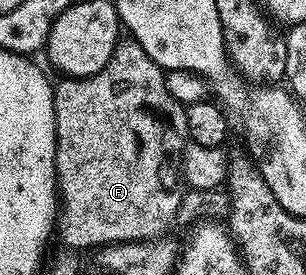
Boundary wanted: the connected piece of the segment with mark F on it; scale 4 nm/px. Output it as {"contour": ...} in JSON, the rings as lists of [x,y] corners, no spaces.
{"contour":[[[124,39],[119,42],[116,53],[110,59],[102,71],[98,71],[89,77],[79,79],[60,79],[56,81],[52,98],[52,121],[56,125],[56,156],[54,158],[54,172],[58,186],[58,237],[63,244],[79,251],[86,251],[91,245],[95,247],[107,247],[118,245],[122,241],[149,241],[160,239],[171,225],[174,225],[178,215],[179,204],[186,192],[182,184],[182,166],[184,163],[184,150],[188,148],[188,128],[186,127],[186,108],[179,101],[175,101],[166,87],[164,78],[165,70],[161,69],[137,41]]]}

